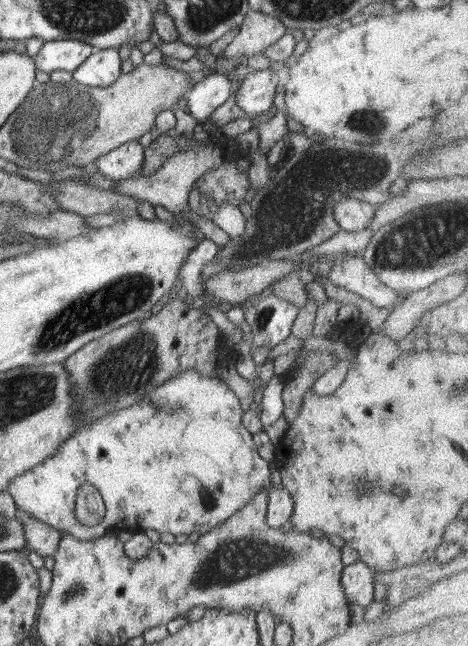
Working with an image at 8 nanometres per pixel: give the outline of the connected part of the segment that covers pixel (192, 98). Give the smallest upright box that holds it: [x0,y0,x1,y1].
[186,73,233,125]

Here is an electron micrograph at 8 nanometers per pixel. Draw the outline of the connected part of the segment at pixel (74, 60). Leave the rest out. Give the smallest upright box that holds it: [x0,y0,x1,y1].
[33,40,94,74]

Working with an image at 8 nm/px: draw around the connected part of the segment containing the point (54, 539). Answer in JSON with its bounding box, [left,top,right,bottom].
[18,511,62,557]

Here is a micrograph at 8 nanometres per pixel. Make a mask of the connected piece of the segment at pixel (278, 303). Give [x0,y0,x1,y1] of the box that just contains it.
[251,294,299,350]

